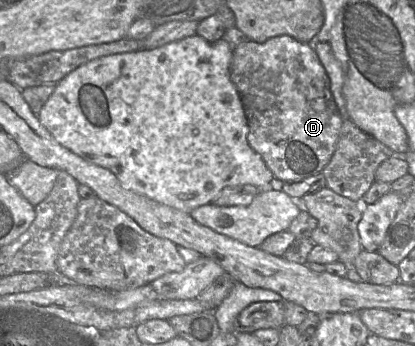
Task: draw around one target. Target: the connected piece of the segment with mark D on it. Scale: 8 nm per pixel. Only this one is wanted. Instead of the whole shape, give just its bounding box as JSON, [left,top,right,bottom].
[230,35,344,182]

